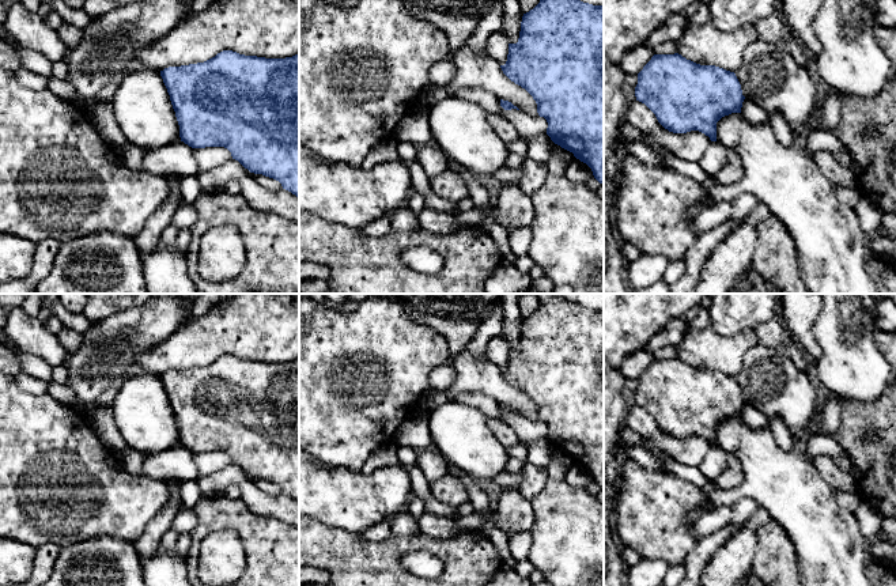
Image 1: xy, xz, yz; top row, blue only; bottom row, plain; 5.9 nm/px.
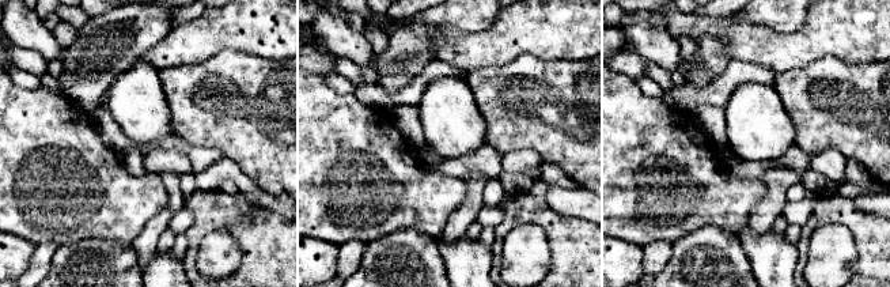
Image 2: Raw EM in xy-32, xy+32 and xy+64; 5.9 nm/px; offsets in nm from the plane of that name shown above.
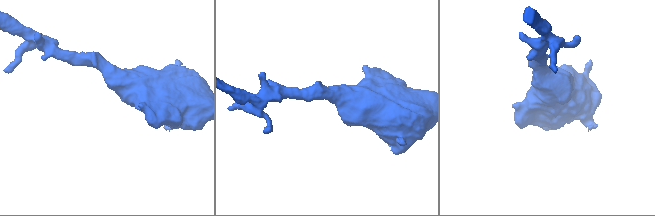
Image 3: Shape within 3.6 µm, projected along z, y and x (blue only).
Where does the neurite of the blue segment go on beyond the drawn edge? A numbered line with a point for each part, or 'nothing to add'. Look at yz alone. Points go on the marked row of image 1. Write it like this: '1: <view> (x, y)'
nothing to add

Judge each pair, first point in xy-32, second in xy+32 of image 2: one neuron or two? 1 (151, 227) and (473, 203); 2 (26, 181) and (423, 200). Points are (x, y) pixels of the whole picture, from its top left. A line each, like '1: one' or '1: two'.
1: one
2: one

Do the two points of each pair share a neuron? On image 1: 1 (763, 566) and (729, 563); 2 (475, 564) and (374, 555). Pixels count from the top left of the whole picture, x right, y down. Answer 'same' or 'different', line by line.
1: different
2: same

